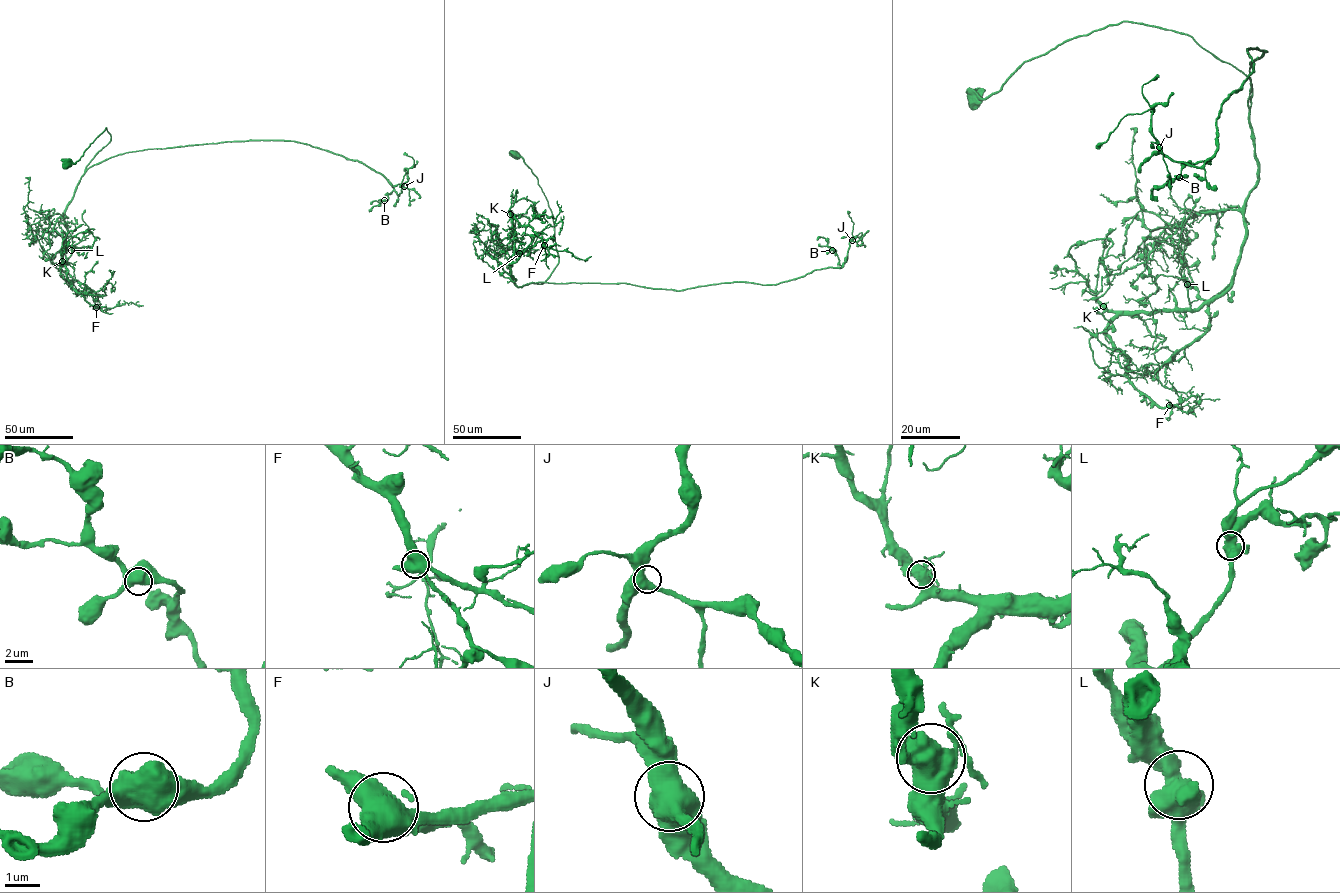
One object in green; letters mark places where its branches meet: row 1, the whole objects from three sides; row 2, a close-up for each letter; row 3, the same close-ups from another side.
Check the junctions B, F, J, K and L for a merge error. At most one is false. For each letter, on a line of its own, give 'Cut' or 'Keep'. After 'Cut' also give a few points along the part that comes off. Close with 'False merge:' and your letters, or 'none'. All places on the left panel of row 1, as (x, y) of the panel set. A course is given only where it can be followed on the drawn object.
B: Keep
F: Keep
J: Keep
K: Keep
L: Keep
False merge: none

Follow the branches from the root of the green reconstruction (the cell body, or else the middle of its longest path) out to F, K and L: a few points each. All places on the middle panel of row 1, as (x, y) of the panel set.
F: (515, 155), (537, 178), (546, 198), (558, 256), (544, 283), (518, 286), (510, 269), (515, 215), (544, 245)
K: (515, 155), (537, 178), (553, 216), (558, 262), (543, 283), (518, 286), (512, 281), (516, 237), (510, 214)
L: (515, 155), (537, 178), (548, 202), (558, 262), (543, 283), (518, 286), (512, 281), (510, 259), (519, 253)

